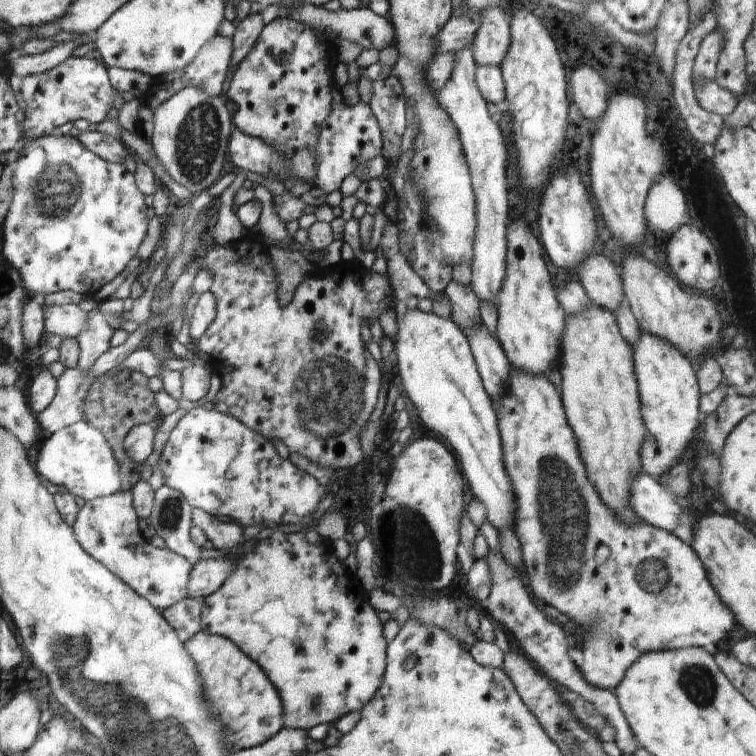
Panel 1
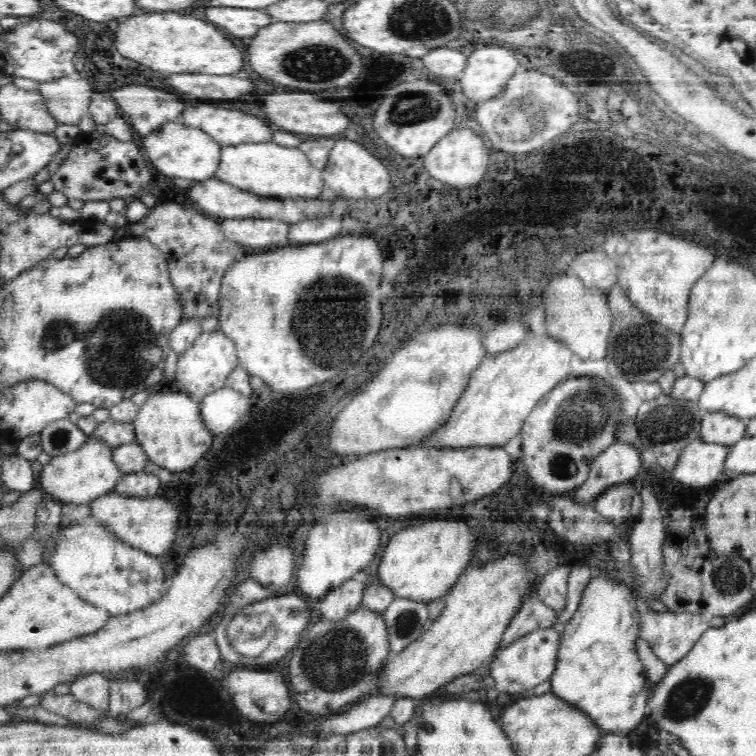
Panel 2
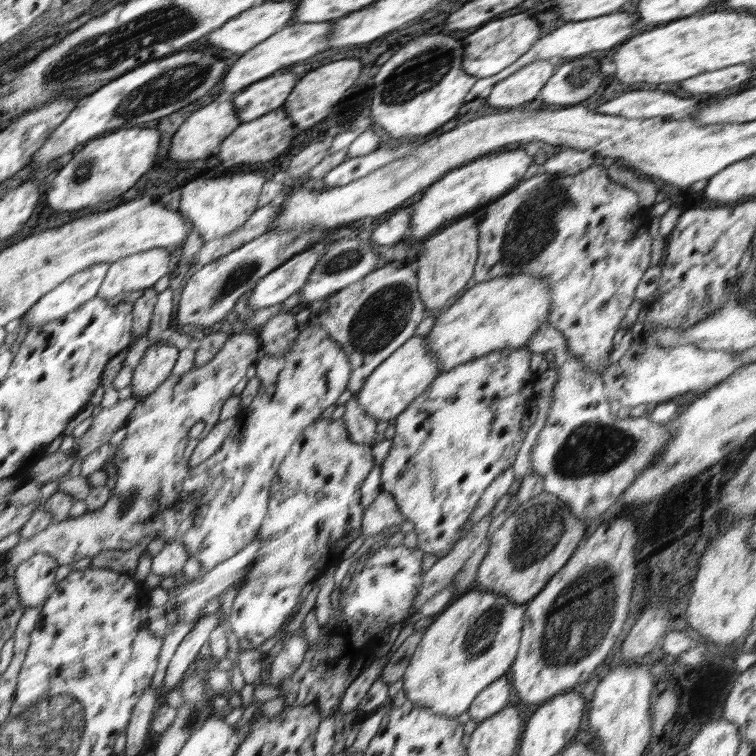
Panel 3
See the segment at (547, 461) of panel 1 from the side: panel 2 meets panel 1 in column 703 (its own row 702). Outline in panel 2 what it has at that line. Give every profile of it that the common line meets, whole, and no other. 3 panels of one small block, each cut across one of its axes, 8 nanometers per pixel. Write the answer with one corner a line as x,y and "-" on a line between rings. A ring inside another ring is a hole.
606,568
602,569
600,575
592,577
588,582
578,610
564,626
560,634
556,666
549,681
554,696
584,711
586,717
590,718
592,723
596,723
603,734
628,734
648,716
648,699
653,688
646,678
646,667
642,664
635,647
639,638
638,610
641,605
631,588
604,575
606,571

